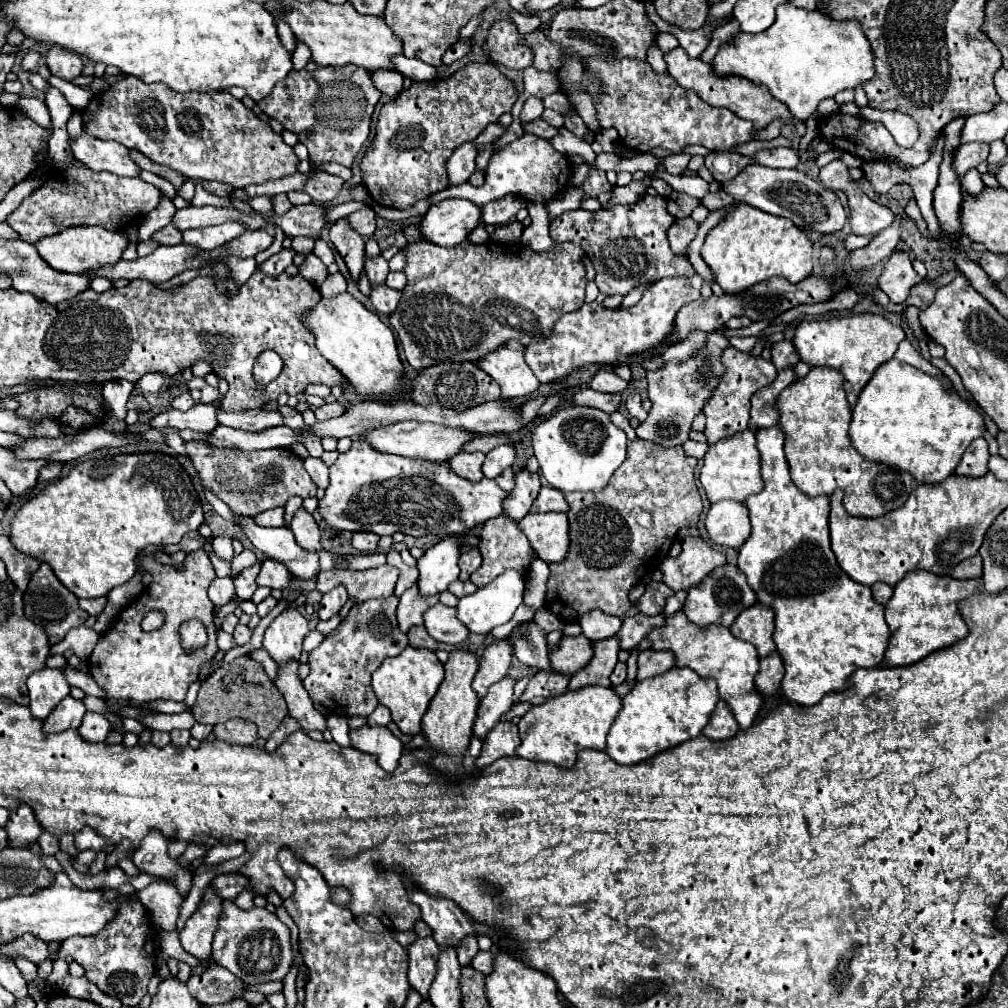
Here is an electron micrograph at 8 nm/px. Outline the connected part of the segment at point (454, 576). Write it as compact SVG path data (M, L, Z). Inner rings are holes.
M448 536L436 546L428 548L424 556L418 560L418 590L420 596L434 596L448 590L448 584L458 580L460 568L458 568L458 538L460 536Z

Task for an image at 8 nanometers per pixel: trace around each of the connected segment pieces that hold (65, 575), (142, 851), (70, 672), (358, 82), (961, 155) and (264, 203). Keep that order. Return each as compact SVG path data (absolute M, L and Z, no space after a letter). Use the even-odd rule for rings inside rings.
M162 452L118 454L76 464L68 476L28 500L12 518L10 540L20 552L48 562L58 580L78 598L98 598L108 596L112 588L126 584L134 576L132 564L142 548L178 544L186 532L198 530L202 522L204 512L198 492L190 474L174 456Z
M150 830L150 834L142 840L140 848L134 852L132 862L140 872L168 878L178 888L182 898L188 896L192 888L192 872L188 868L182 868L178 860L168 856L168 840L158 830Z
M64 664L64 666L62 666L62 672L64 672L64 676L66 676L66 680L68 680L70 686L82 688L86 694L92 694L92 696L100 696L100 698L104 698L102 690L98 690L98 684L90 678L90 674L84 674L84 672L72 668L70 664Z
M310 60L302 70L290 70L258 106L266 116L282 122L286 130L298 136L308 148L312 164L336 162L352 168L370 134L370 118L380 96L366 68L354 64L318 66Z
M962 144L952 154L952 168L962 178L970 168L976 168L980 162L988 158L988 144Z
M254 196L252 200L250 200L250 206L258 212L258 214L262 214L264 218L266 218L266 228L270 226L270 220L268 218L272 218L274 216L274 208L272 208L272 196Z

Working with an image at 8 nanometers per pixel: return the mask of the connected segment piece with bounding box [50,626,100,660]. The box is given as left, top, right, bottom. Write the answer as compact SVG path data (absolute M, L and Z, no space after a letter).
M80 626L80 628L70 630L62 642L54 644L50 648L50 656L64 654L66 650L74 650L82 660L86 660L92 654L92 650L94 650L94 646L96 646L98 640L100 640L100 636L92 628Z

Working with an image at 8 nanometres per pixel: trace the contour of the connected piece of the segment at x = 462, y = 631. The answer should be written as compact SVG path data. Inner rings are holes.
M440 602L430 610L426 610L424 626L434 640L446 644L460 644L470 634L470 630L458 620L456 608L448 608Z

